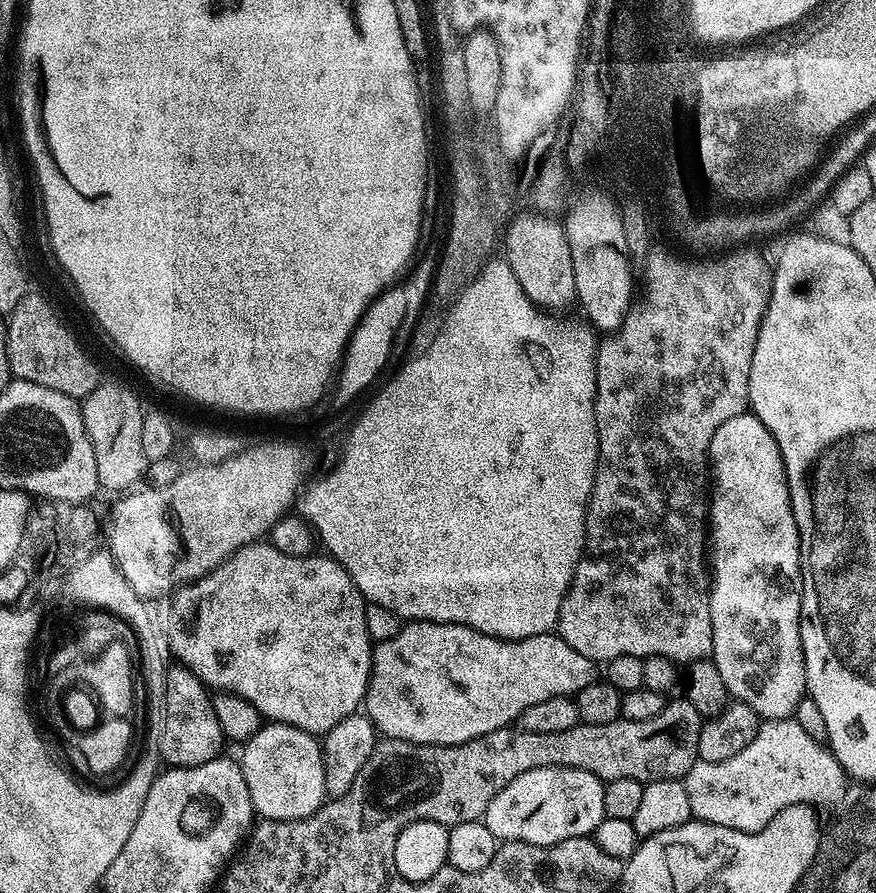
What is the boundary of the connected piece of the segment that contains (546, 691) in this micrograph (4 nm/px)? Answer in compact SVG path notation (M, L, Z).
M418 620L405 623L400 632L394 634L394 638L381 640L373 647L372 669L362 708L381 737L390 740L405 740L415 744L461 744L470 742L482 734L490 734L499 728L515 725L526 709L530 706L538 706L538 702L546 702L546 698L575 697L577 692L581 692L598 679L596 668L597 665L590 658L586 658L586 654L578 654L574 646L566 646L564 639L552 632L521 640L500 640L497 636L487 636L478 630L467 628L465 624L436 624L433 620Z

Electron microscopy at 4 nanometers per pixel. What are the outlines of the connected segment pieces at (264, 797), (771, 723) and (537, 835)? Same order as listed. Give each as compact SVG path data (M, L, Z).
M275 722L265 723L264 727L258 730L258 734L254 734L254 738L250 738L247 744L243 745L241 756L238 756L238 763L242 770L242 778L246 778L246 790L250 790L250 798L252 799L252 807L265 820L301 820L310 814L314 814L326 803L324 795L324 754L322 744L313 733L303 732L289 724L277 724Z
M794 718L787 720L766 720L761 723L758 734L750 746L738 750L722 762L706 762L697 759L696 765L682 777L686 786L686 798L690 798L690 810L693 817L705 820L714 826L730 826L730 830L757 832L766 826L766 822L777 813L777 808L785 804L801 801L826 800L840 795L844 781L842 768L824 755L815 746L815 739L798 726Z
M536 768L518 774L491 800L484 811L482 823L496 836L497 841L521 840L527 844L554 844L564 839L591 837L596 827L606 819L602 806L604 784L594 774L581 768Z

